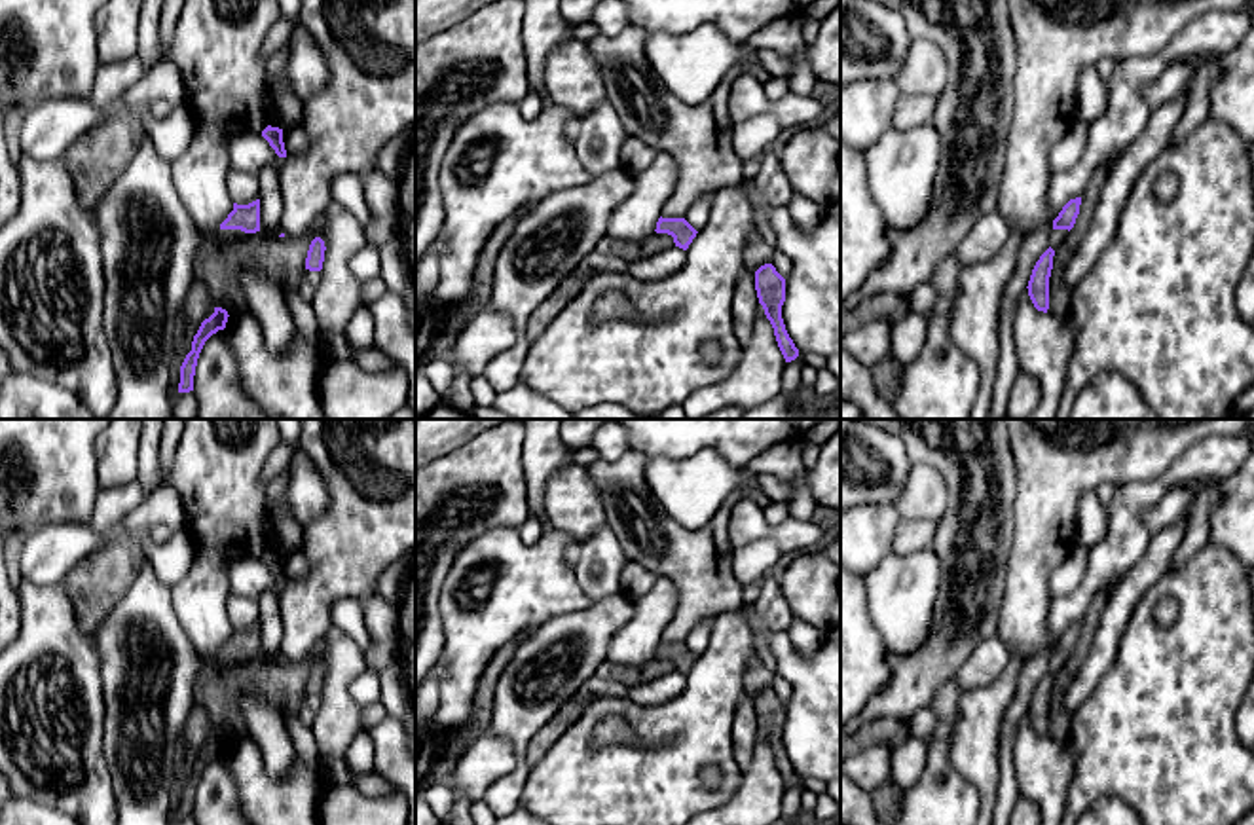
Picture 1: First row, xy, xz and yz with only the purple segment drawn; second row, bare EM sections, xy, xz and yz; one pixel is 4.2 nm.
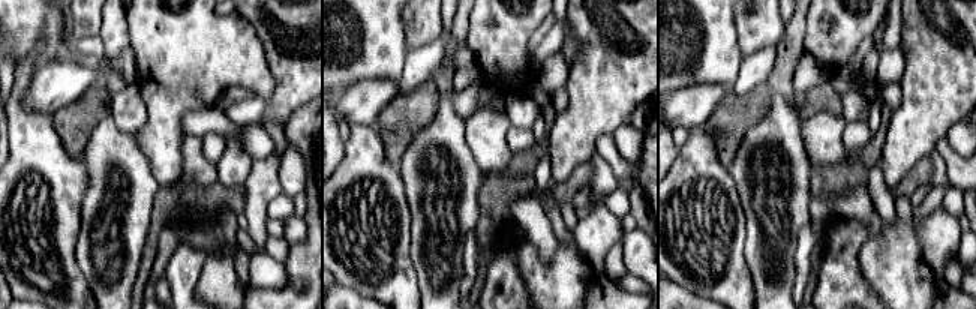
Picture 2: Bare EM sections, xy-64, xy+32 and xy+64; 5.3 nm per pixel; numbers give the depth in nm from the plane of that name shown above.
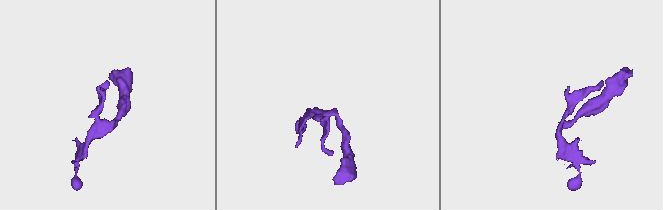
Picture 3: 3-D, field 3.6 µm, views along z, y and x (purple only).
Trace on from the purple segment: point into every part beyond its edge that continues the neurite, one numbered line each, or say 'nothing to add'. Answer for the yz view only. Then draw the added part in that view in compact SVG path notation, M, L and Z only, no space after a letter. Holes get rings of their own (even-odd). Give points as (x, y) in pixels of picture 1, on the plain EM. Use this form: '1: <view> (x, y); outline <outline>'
nothing to add

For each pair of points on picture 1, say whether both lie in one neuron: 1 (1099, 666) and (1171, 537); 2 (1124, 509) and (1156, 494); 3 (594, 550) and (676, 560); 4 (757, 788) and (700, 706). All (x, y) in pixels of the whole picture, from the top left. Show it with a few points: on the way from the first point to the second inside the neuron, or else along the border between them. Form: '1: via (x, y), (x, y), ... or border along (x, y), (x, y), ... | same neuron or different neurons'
1: via (1108, 634), (1124, 598), (1148, 569) | same neuron
2: via (1131, 501), (1148, 494) | same neuron
3: border along (606, 526), (628, 560) | different neurons
4: border along (742, 772), (737, 791), (721, 805) | different neurons

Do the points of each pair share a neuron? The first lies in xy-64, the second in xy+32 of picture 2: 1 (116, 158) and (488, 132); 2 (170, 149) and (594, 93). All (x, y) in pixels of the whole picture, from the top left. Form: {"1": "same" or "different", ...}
{"1": "different", "2": "different"}

